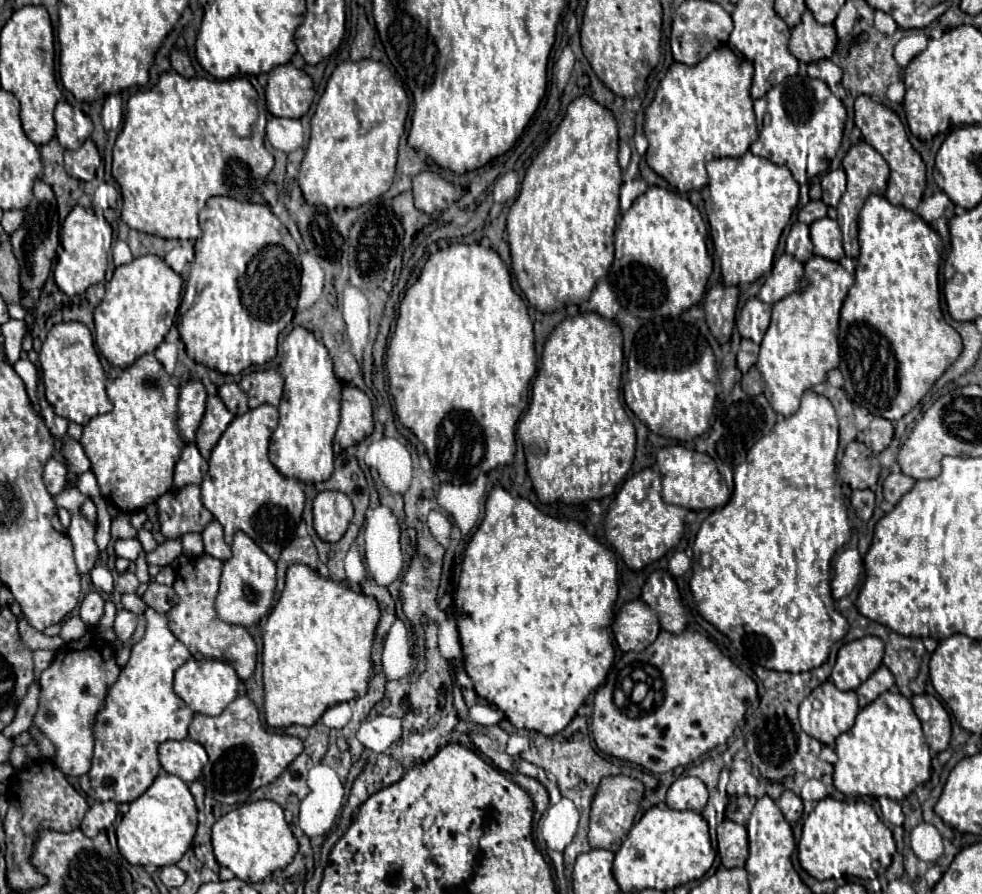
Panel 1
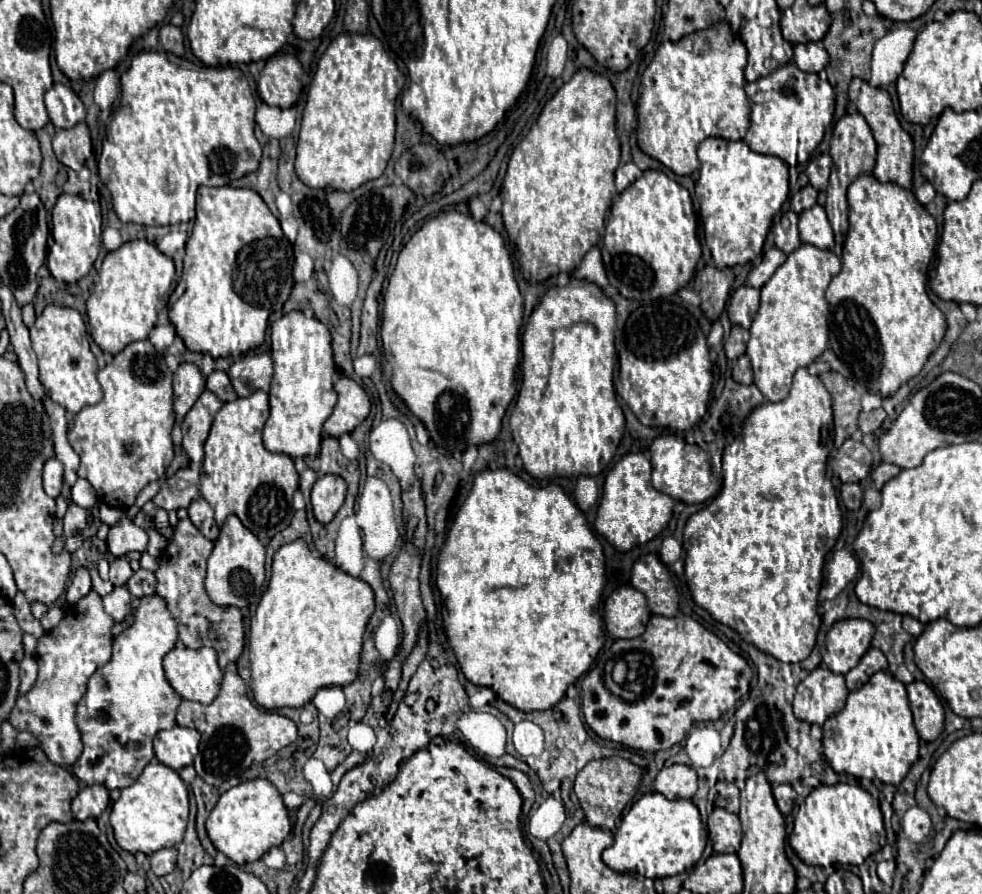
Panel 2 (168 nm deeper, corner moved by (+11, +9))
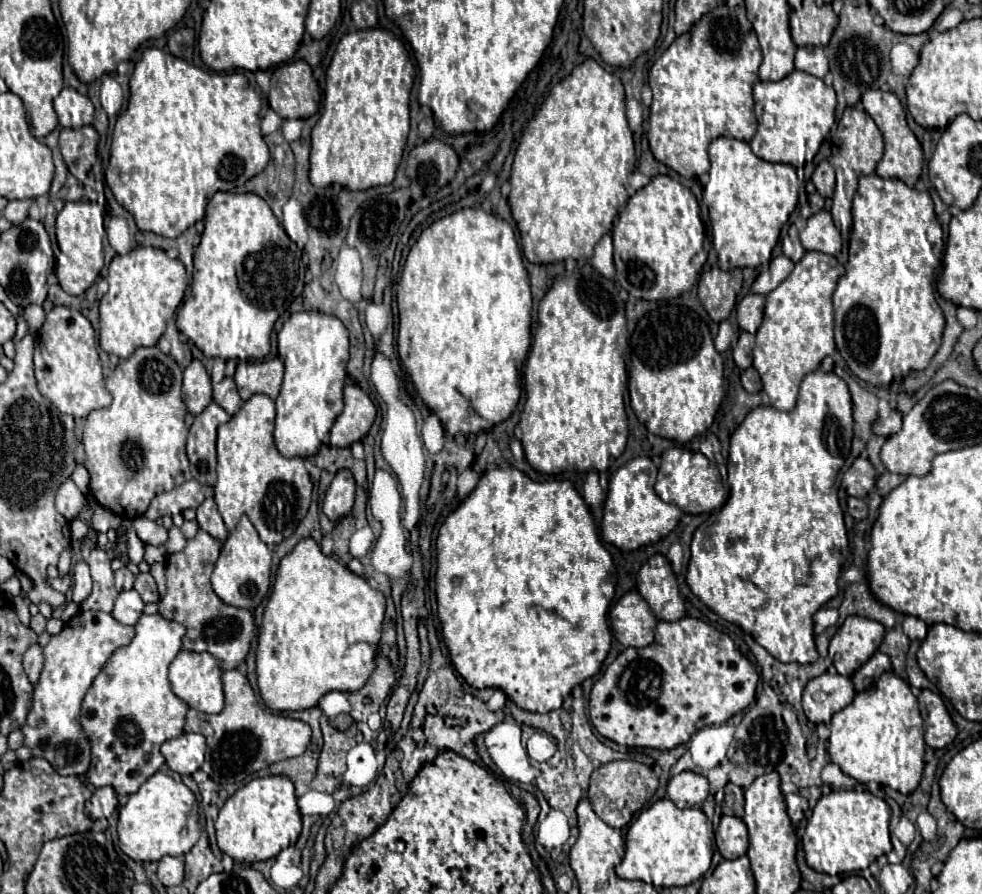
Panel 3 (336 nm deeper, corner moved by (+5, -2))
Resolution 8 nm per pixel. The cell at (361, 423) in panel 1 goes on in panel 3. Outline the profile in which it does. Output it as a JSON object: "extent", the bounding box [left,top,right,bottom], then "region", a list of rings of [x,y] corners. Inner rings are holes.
{"extent":[329,383,375,447],"region":[[[349,383],[343,389],[345,407],[343,413],[335,419],[335,425],[329,435],[331,447],[349,447],[355,441],[361,441],[375,421],[375,405],[367,393],[357,385]]]}

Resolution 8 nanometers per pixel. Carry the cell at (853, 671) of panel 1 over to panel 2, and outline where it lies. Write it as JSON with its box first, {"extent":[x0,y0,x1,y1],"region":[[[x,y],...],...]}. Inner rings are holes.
{"extent":[823,618,875,674],"region":[[[847,618],[835,622],[825,638],[823,664],[835,674],[847,674],[869,650],[875,626],[869,620]]]}

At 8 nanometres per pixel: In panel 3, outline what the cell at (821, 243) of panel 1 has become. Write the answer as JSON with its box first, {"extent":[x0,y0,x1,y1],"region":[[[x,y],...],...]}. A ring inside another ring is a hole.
{"extent":[799,211,841,255],"region":[[[829,211],[811,215],[799,237],[807,251],[819,251],[827,255],[837,255],[841,251],[841,235],[835,229]]]}

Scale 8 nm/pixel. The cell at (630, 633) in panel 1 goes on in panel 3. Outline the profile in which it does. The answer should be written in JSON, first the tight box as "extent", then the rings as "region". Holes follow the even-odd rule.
{"extent":[609,591,657,647],"region":[[[629,591],[611,609],[609,625],[623,647],[645,647],[653,641],[657,619],[651,609],[647,613],[647,601],[637,591]]]}

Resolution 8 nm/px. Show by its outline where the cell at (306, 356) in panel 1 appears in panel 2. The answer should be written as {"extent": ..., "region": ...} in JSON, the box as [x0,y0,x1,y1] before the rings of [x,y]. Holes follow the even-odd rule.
{"extent":[263,310,337,458],"region":[[[293,310],[271,324],[271,340],[273,340],[271,358],[275,362],[275,374],[269,390],[271,414],[263,428],[263,444],[269,452],[281,452],[291,458],[317,456],[322,440],[323,422],[327,420],[327,416],[333,412],[333,406],[337,404],[337,392],[333,390],[335,362],[331,350],[331,332],[317,318],[307,318],[303,312]]]}

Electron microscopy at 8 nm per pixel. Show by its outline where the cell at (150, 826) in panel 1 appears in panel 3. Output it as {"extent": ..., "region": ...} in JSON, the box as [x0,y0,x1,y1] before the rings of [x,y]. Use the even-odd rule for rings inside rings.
{"extent":[119,773,199,863],"region":[[[155,773],[149,777],[137,793],[133,793],[119,809],[119,847],[137,863],[159,861],[165,855],[183,857],[199,839],[199,805],[191,789],[183,781],[175,781],[169,775]]]}

